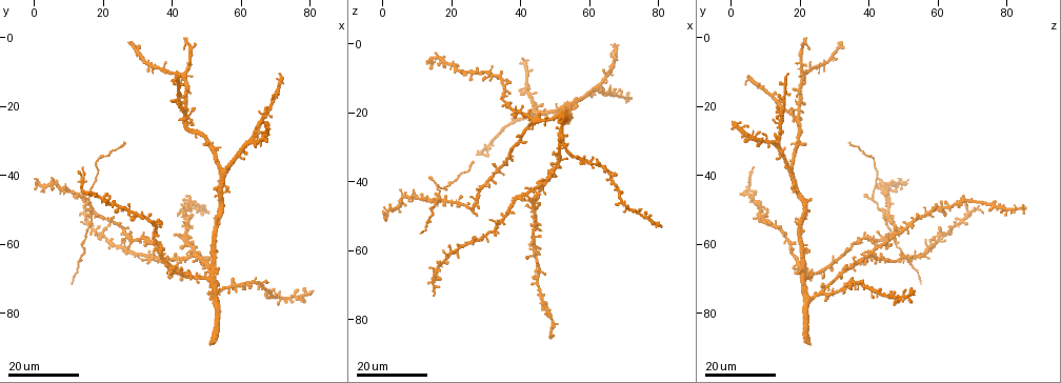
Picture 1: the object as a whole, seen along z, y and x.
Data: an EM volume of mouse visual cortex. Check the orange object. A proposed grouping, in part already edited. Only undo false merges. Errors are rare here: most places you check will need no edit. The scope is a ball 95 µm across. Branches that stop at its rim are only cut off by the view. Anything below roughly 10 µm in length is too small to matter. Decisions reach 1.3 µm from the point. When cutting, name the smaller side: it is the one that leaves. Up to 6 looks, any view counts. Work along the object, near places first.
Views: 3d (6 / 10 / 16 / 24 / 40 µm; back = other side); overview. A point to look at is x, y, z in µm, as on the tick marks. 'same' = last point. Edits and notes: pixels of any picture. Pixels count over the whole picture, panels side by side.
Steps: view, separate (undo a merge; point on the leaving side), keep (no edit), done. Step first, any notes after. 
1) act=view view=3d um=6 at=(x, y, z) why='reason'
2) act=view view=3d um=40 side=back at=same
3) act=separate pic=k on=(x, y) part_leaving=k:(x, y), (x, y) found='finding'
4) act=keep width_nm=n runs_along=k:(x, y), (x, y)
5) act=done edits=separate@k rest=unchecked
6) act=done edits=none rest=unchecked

act=view view=3d um=16 at=(15.5, 46.5, 41.5) why='three arms meet'

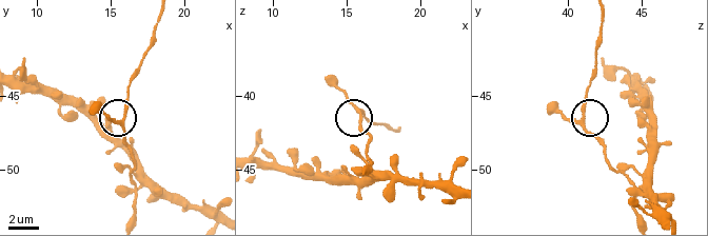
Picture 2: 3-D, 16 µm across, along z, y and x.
act=view view=3d um=10 at=(15.8, 46.6, 41.2) why='zoom in'

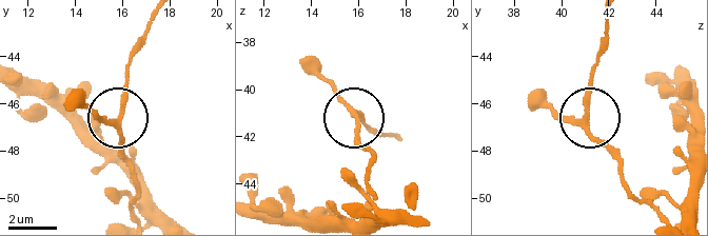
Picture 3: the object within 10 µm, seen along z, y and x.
act=keep runs_along=3:(394, 218), (360, 184), (370, 156), (352, 118), (365, 124) found='continuous, no second cell'

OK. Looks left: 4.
act=view view=3d um=16 at=(14.0, 61.0, 48.0) why='calibre changes'

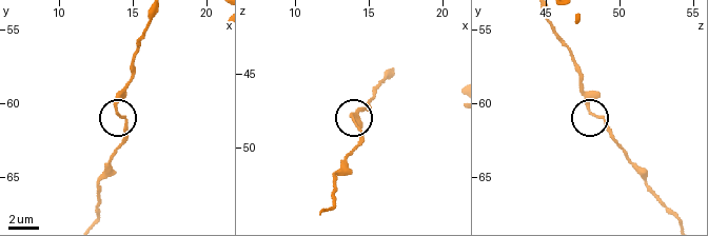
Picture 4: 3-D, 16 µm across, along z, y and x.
act=view view=3d um=6 at=(13.8, 60.6, 48.0)

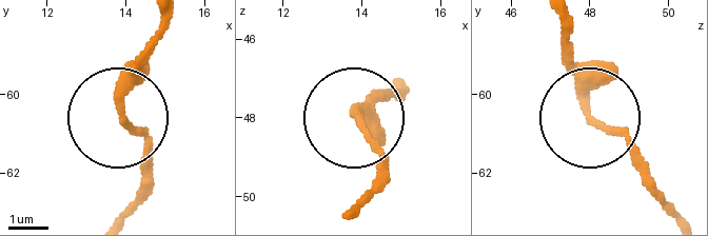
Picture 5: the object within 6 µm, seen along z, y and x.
act=keep runs_along=5:(399, 85), (359, 113), (387, 179) found='continuous, no second cell'

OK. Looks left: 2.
act=view view=3d um=24 at=(63.5, 30.0, 13.5)

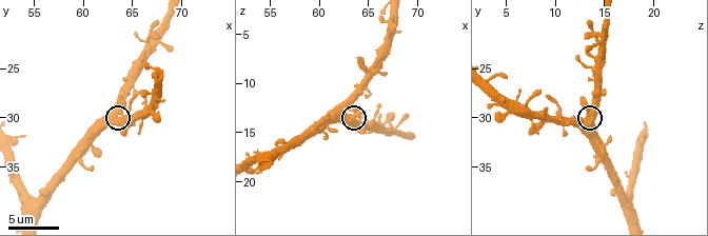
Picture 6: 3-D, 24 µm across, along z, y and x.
act=view view=3d um=10 at=(62.8, 29.6, 13.2)

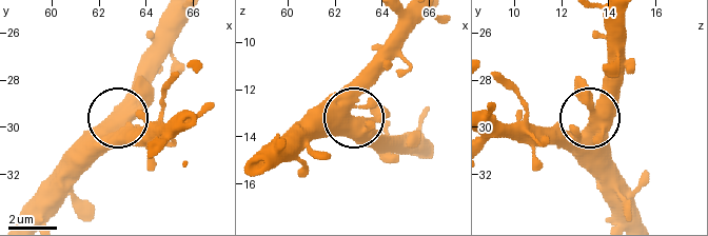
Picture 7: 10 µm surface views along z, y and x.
act=keep width_nm=520 found='all the same cell'

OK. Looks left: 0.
act=done edits=none rest=unchecked

